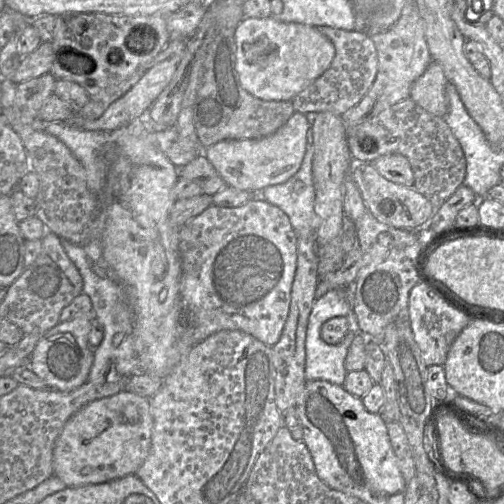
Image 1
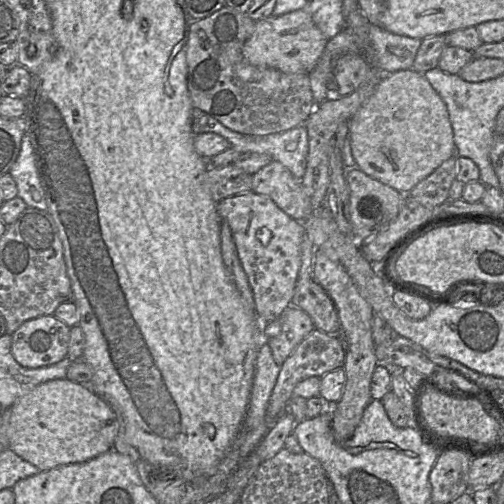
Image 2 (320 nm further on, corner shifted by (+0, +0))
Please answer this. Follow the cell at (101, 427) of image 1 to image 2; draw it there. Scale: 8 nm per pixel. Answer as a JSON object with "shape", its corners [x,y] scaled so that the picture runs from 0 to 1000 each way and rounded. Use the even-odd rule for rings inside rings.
{"shape":[[[135,750],[81,760],[20,808],[18,891],[79,935],[175,915],[224,889],[236,857],[230,817],[177,766]]]}

